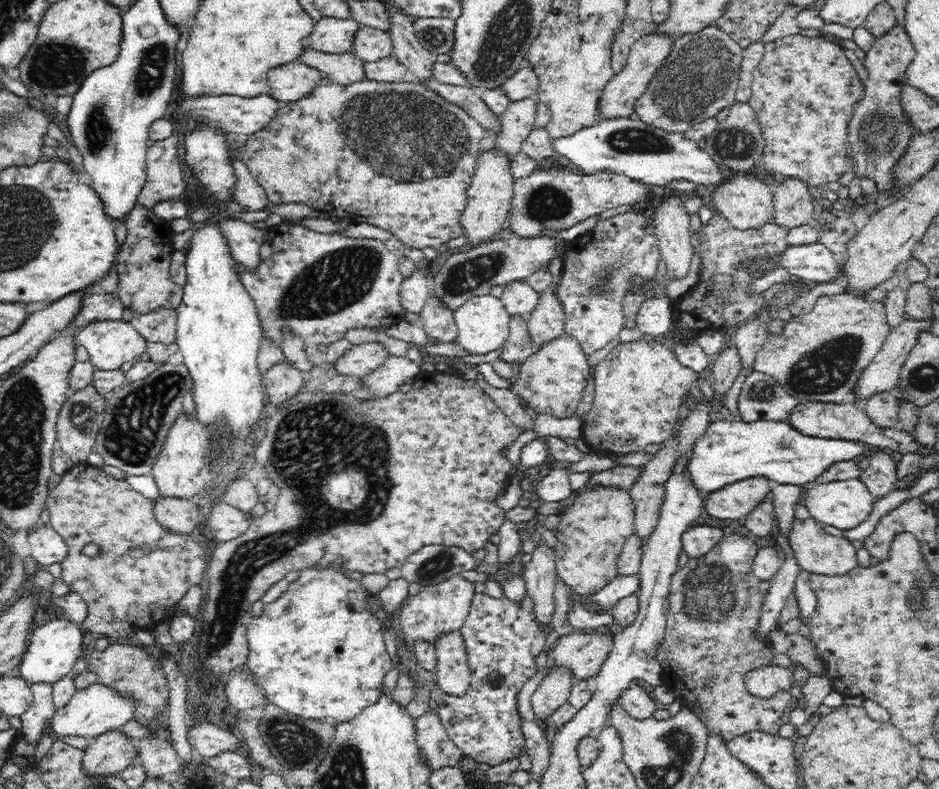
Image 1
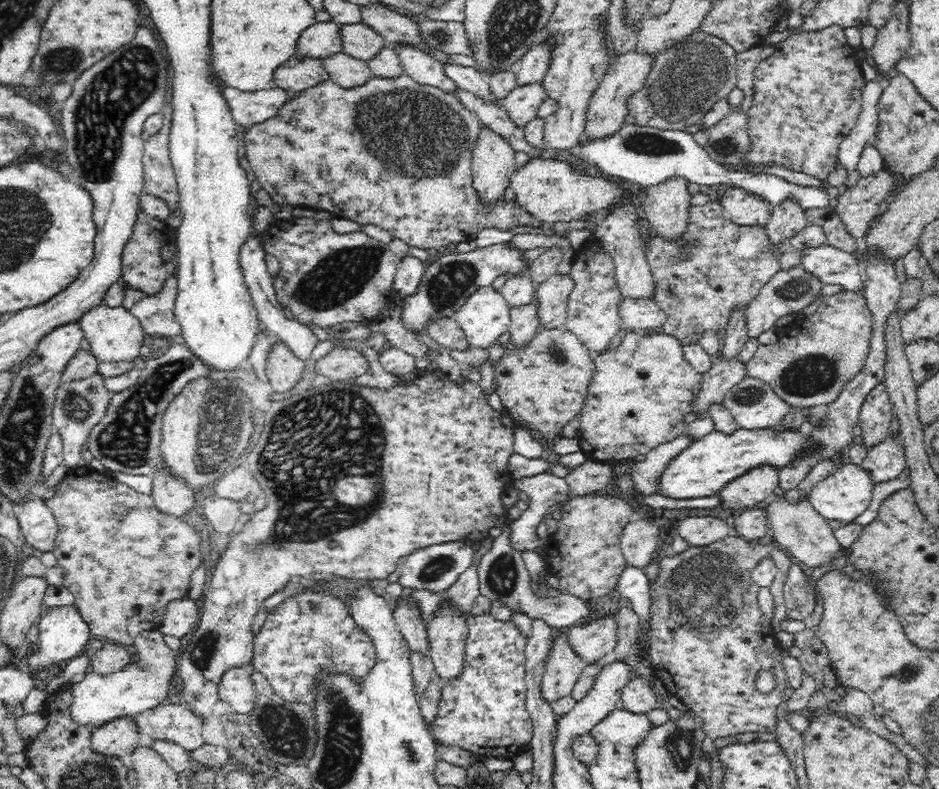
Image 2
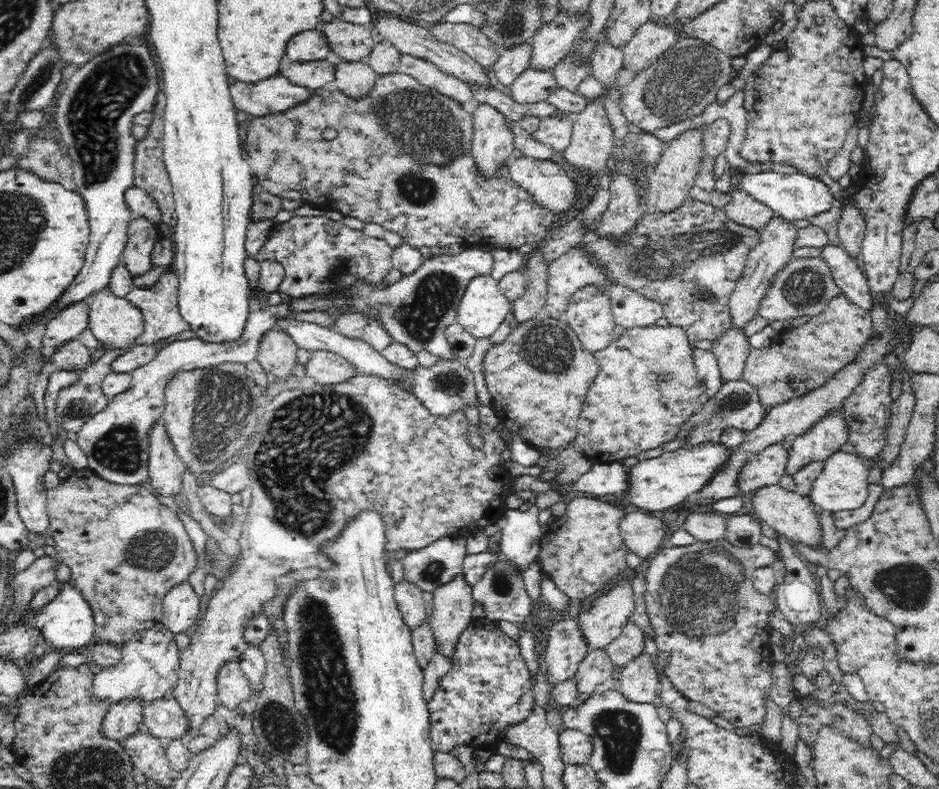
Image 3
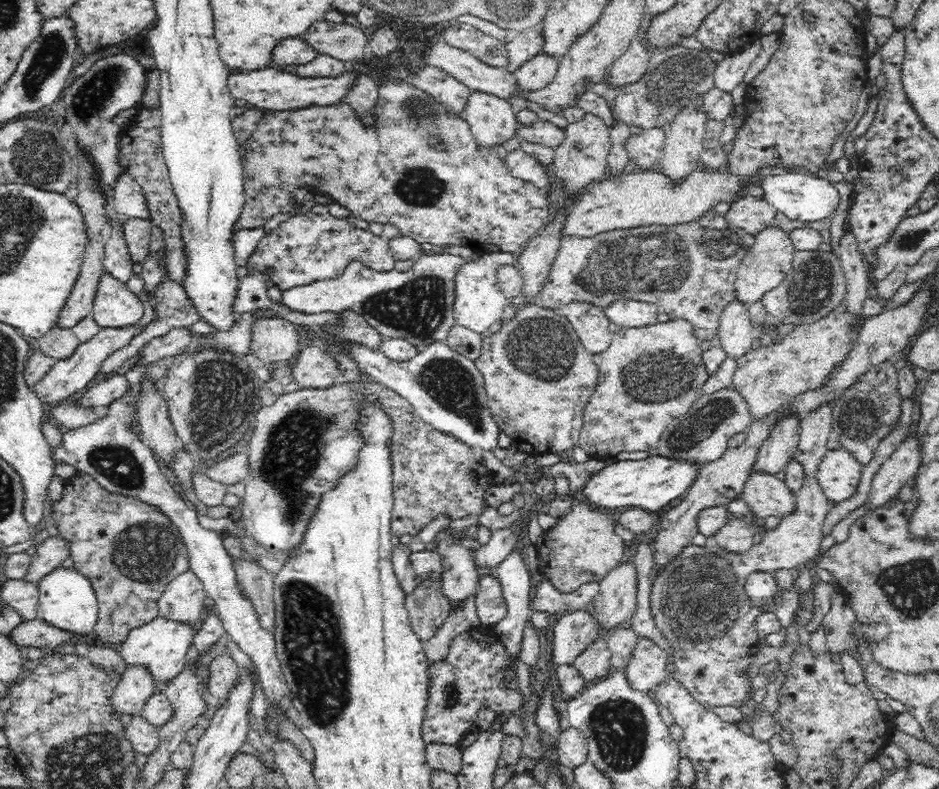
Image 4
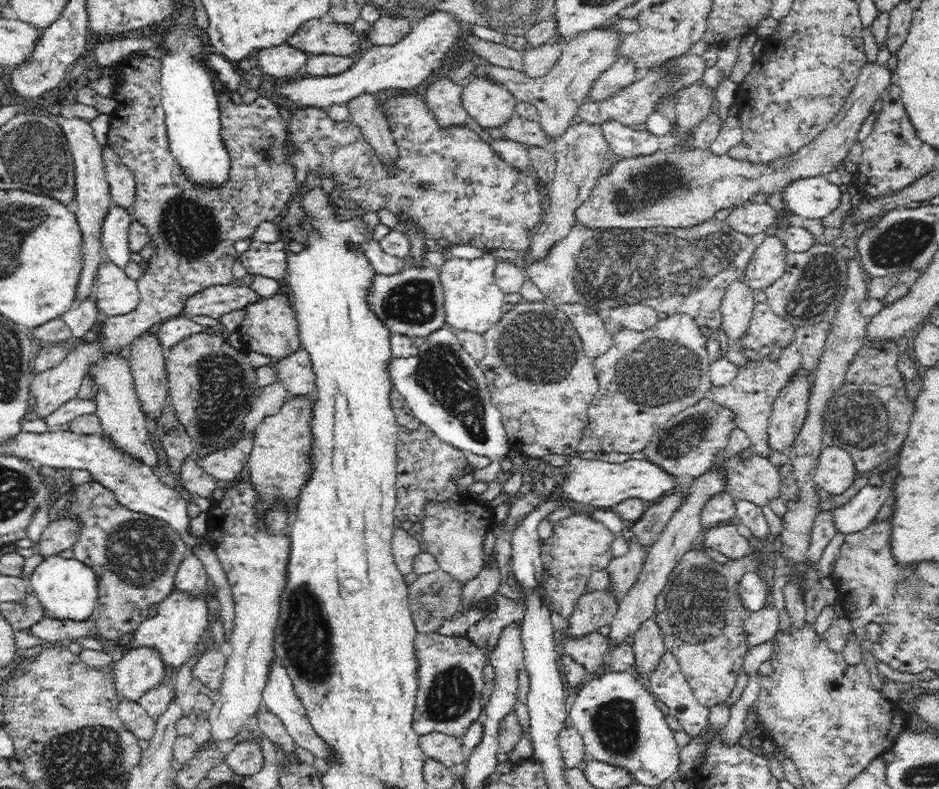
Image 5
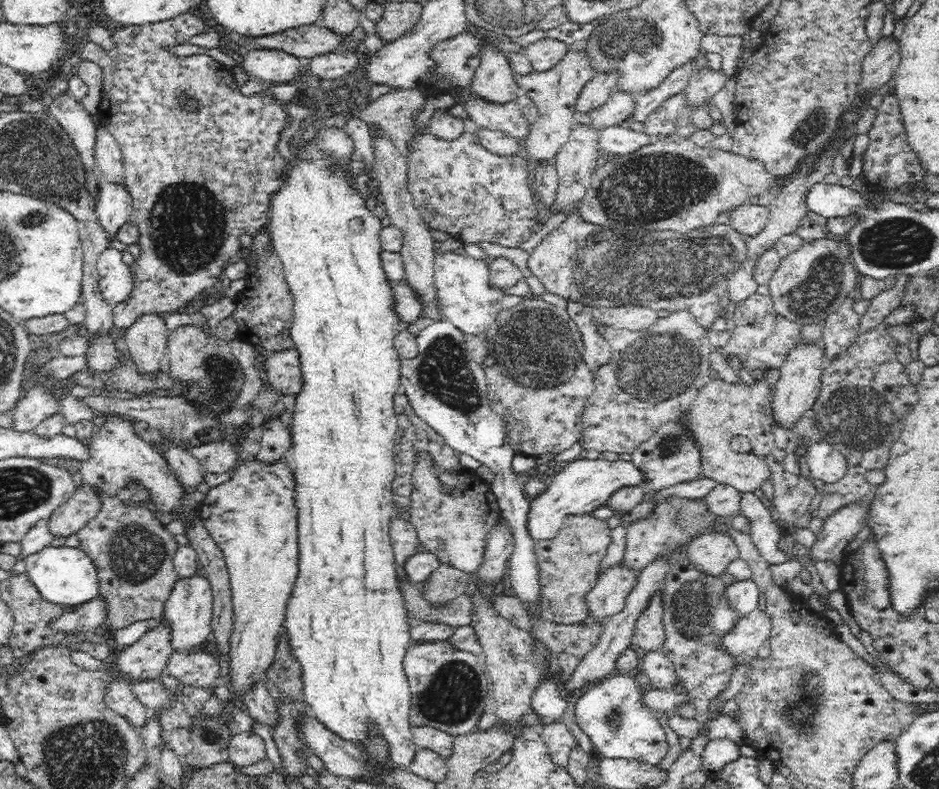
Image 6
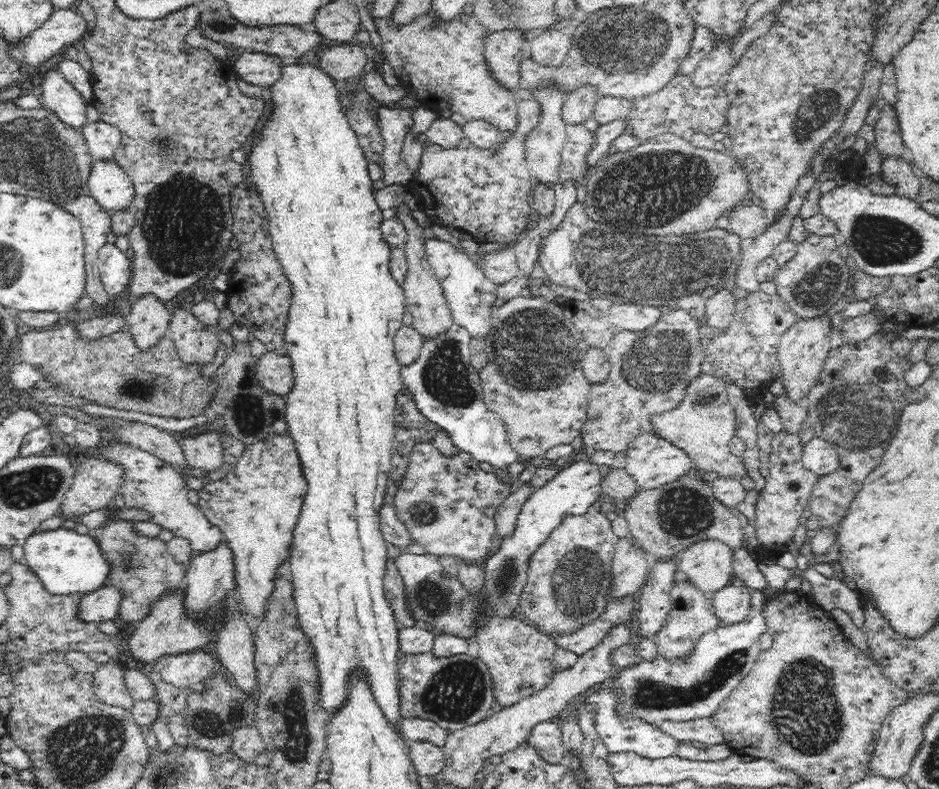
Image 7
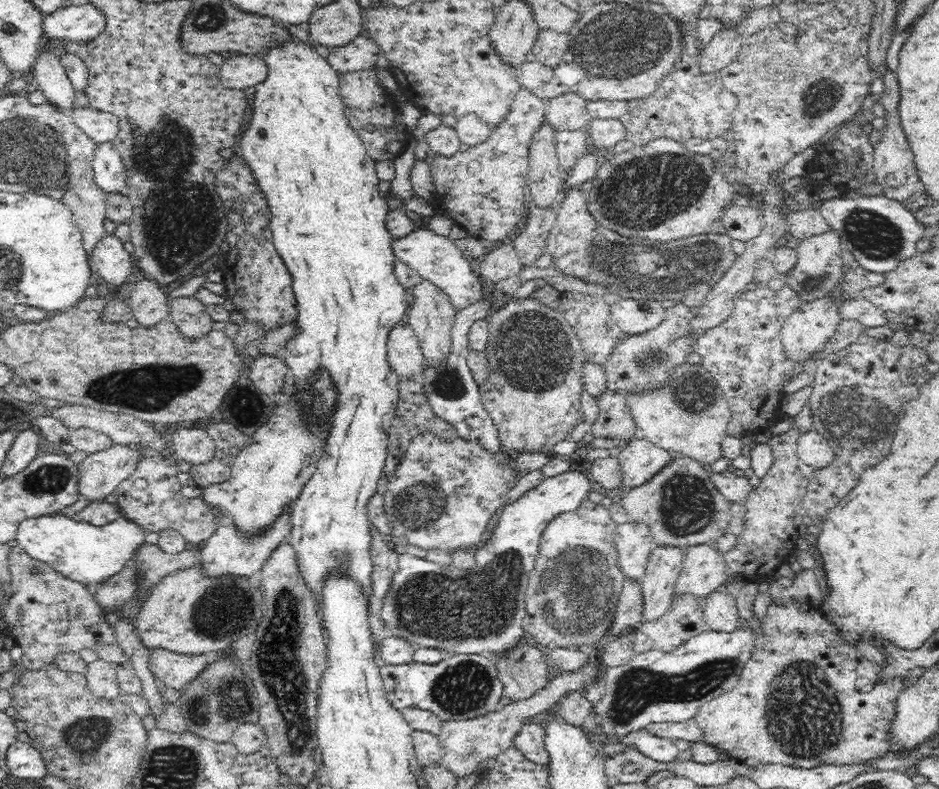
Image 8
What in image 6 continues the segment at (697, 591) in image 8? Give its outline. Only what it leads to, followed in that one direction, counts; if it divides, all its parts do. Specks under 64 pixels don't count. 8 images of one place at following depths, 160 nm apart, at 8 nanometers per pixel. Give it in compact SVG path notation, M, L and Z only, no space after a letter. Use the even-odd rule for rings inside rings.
M706 533L693 538L686 546L684 558L696 571L718 579L739 552L730 537L722 533Z

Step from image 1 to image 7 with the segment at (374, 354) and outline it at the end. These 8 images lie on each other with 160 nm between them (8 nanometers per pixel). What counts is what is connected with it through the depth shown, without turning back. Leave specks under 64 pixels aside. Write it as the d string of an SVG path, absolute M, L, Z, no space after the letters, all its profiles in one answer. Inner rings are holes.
M281 351L263 354L255 362L255 377L266 391L281 397L288 394L293 386L290 358Z

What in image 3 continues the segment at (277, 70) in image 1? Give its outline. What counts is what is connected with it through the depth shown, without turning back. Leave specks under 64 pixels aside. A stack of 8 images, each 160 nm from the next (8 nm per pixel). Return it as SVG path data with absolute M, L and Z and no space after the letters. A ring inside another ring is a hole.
M327 59L303 63L291 63L281 74L286 75L294 84L308 88L322 89L324 84L335 80L336 64Z

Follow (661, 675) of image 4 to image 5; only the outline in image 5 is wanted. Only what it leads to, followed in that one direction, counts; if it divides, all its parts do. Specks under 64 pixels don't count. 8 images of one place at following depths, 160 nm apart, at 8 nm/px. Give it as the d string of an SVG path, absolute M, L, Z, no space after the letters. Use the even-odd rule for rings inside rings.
M654 615L646 618L640 628L630 636L636 658L637 671L644 678L655 670L658 660L665 654L665 638Z

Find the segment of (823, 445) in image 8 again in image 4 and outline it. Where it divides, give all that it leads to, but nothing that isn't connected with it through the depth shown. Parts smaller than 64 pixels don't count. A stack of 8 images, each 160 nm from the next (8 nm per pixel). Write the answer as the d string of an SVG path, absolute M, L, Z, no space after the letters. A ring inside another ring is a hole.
M828 449L817 470L817 481L829 499L840 502L854 494L861 468L846 449Z

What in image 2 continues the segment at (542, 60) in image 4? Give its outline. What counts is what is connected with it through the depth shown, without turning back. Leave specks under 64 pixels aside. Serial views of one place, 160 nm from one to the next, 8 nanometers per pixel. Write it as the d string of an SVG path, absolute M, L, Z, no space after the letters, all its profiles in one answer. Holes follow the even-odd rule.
M542 81L517 84L502 99L502 108L518 126L524 127L537 116L539 106L547 96Z

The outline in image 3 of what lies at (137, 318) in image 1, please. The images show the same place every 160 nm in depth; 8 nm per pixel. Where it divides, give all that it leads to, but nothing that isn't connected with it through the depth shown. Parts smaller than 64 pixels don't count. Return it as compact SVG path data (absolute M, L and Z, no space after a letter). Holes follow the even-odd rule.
M173 270L161 274L150 287L133 285L130 292L125 295L127 300L135 304L144 315L143 330L136 338L140 344L160 343L160 340L191 330L192 326L182 317L179 308L178 278Z

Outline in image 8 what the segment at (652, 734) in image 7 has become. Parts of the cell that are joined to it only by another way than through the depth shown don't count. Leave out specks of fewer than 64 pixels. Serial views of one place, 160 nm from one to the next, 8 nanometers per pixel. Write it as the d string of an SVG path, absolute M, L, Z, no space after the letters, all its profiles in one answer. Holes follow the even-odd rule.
M646 732L632 733L622 737L618 741L622 742L627 748L638 749L652 761L660 765L669 765L676 760L684 757L670 739L656 738Z

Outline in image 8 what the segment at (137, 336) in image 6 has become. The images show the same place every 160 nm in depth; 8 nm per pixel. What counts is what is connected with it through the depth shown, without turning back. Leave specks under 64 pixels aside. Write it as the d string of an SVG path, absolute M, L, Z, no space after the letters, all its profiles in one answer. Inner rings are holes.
M145 275L142 280L138 280L133 284L134 286L129 293L129 299L126 301L132 309L133 319L138 321L140 325L148 327L169 317L169 299L166 292L161 288L162 284L155 278L147 275Z

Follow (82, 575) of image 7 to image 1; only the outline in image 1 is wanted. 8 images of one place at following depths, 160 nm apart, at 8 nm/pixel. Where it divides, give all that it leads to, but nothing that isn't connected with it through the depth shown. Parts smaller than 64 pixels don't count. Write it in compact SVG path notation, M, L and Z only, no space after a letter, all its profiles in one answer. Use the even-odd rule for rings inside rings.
M56 618L44 624L38 623L33 627L24 657L16 670L18 676L24 678L30 684L36 682L56 683L71 671L73 665L82 655L84 639L89 639L88 635L84 632L80 623L70 618Z

